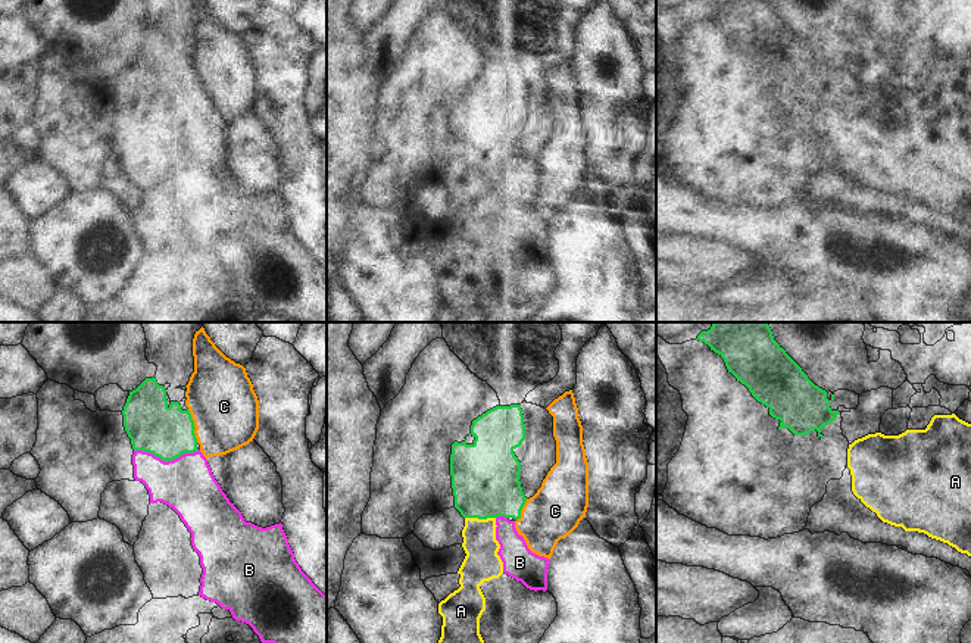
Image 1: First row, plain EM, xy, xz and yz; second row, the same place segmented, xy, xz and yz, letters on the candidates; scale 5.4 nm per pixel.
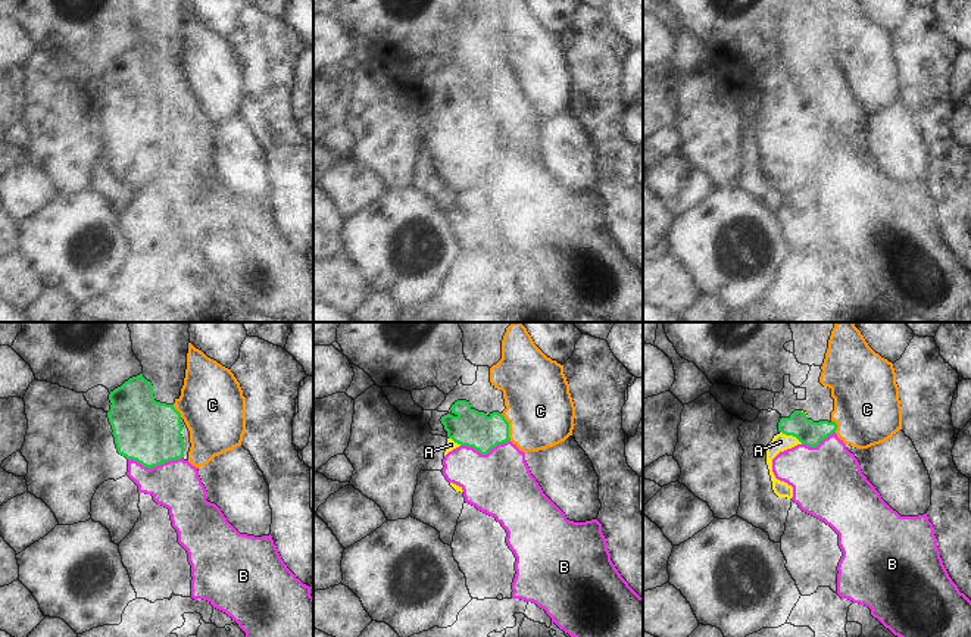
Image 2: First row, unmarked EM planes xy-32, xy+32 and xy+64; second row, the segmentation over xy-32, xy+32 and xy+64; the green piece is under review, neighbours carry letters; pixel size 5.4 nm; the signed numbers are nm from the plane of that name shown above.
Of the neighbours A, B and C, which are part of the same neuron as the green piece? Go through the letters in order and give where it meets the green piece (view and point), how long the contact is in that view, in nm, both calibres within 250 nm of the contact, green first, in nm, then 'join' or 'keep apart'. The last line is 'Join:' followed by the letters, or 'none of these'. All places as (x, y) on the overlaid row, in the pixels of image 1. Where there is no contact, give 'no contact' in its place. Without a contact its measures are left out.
A: contact xz (480, 518); length 170 nm; calibres 360 and 190 nm; join
B: contact xy (166, 461); length 360 nm; calibres 280 and 300 nm; keep apart
C: contact xy (193, 425); length 190 nm; calibres 280 and 380 nm; keep apart
Join: A

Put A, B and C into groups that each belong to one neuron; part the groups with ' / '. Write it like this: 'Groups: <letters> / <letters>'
Groups: A / B / C.

